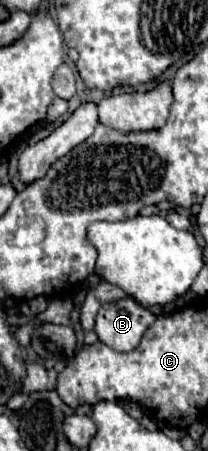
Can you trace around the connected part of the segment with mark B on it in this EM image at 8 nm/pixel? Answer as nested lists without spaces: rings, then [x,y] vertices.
[[[126,297],[100,307],[94,331],[108,347],[116,351],[132,351],[154,321],[156,315],[150,309]]]

